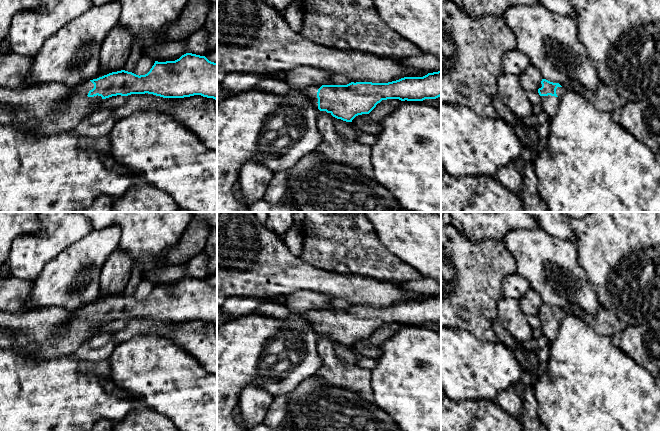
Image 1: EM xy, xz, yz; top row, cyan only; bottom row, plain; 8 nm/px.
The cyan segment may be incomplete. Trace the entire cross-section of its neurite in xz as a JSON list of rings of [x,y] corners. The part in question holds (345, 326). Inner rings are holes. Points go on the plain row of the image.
[[[441,294],[388,307],[310,310],[302,316],[320,336],[326,335],[337,343],[352,346],[358,339],[369,338],[382,324],[423,325],[440,321]]]

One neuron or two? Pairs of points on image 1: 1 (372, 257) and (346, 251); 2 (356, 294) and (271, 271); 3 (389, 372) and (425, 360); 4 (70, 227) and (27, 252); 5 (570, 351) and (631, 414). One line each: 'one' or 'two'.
1: one
2: one
3: one
4: one
5: one

